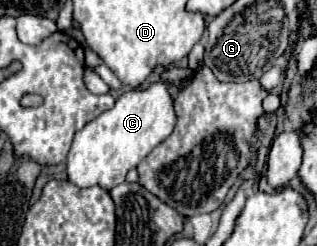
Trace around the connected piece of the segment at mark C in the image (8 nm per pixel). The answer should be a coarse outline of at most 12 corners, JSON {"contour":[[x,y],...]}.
{"contour":[[167,84],[75,134],[69,182],[115,188],[173,132]]}

